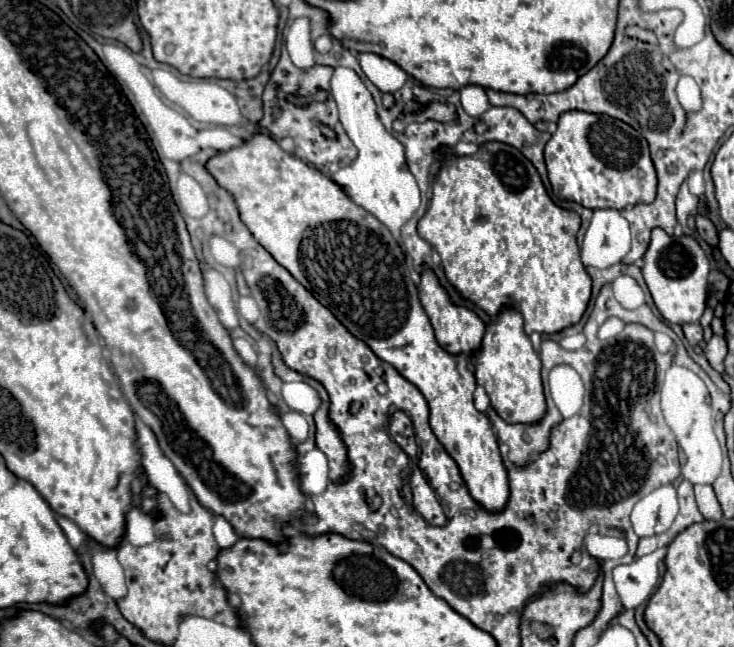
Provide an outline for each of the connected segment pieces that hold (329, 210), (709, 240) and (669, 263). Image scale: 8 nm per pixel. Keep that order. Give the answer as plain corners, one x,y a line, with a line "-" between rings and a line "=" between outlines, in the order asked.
254,134
250,140
244,140
240,146
234,146
234,148
230,148
230,150
224,150
224,152
218,152
216,156
212,156
208,162
206,162
206,170
216,178
216,182
224,188
224,190
228,190
232,196
234,196
234,200
236,200
236,206
238,206
238,212
240,212
240,220
246,224
246,228
252,232
252,236
270,252
270,256
280,264
280,266
284,266
316,300
320,300
320,304
324,304
326,308
330,308
330,312
356,336
356,338
360,338
360,340
364,340
370,348
372,348
372,352
380,358
380,360
384,360
384,362
388,362
388,364
392,364
408,382
412,382
422,394
424,394
424,398
426,398
426,402
428,402
428,406
430,406
430,426
432,426
432,432
434,432
434,436
438,438
438,442
446,448
446,452
456,460
456,464
458,464
458,468
460,468
460,474
462,474
462,478
464,478
464,482
466,482
466,486
468,486
468,492
470,492
470,496
484,508
484,510
488,510
488,512
502,512
504,508
506,508
506,504
508,504
508,498
510,498
510,486
508,486
508,472
506,472
506,468
504,468
504,464
502,464
502,458
500,458
500,450
498,450
498,442
496,442
496,436
494,436
494,432
492,432
492,426
490,426
490,420
484,416
484,414
480,414
476,408
474,408
474,400
472,400
472,392
474,392
474,388
476,388
476,380
474,380
474,374
468,370
468,358
464,356
464,354
460,354
460,356
452,356
452,354
448,354
446,350
442,350
440,348
440,344
436,342
436,338
434,338
434,330
432,330
432,324
430,324
430,320
428,320
428,316
426,316
426,312
424,312
424,308
422,308
422,304
420,304
420,300
418,300
418,292
416,292
416,286
414,286
414,282
412,282
412,278
410,278
410,268
406,268
406,256
402,254
402,250
400,250
400,246
398,246
398,242
392,238
392,234
390,234
390,230
384,226
384,224
380,224
380,220
376,220
370,212
364,212
364,208
360,208
358,204
352,204
352,200
348,200
348,196
344,196
344,192
340,192
340,188
336,186
336,184
332,184
332,180
326,176
326,174
322,174
320,170
316,170
316,168
312,168
310,164
306,164
306,162
302,162
300,158
296,158
294,154
288,154
288,152
284,152
280,146
278,146
278,142
274,140
274,138
270,138
268,134
=
696,214
696,228
698,228
698,234
702,236
702,240
710,246
716,246
718,244
718,232
714,228
714,224
702,216
702,214
=
660,228
652,230
652,242
648,246
648,252
644,254
642,276
664,320
680,326
700,320
700,316
706,310
708,272
710,272
710,262
692,236
674,238

